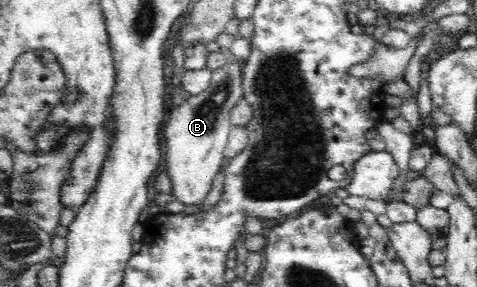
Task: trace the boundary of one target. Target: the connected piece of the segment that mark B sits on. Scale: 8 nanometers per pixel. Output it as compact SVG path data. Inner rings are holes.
M236 58L215 69L208 89L190 96L172 109L168 122L163 126L162 138L166 141L164 165L172 182L171 195L184 205L202 204L210 191L214 175L221 171L227 137L233 128L230 121L232 107L243 98L242 65L244 60Z

